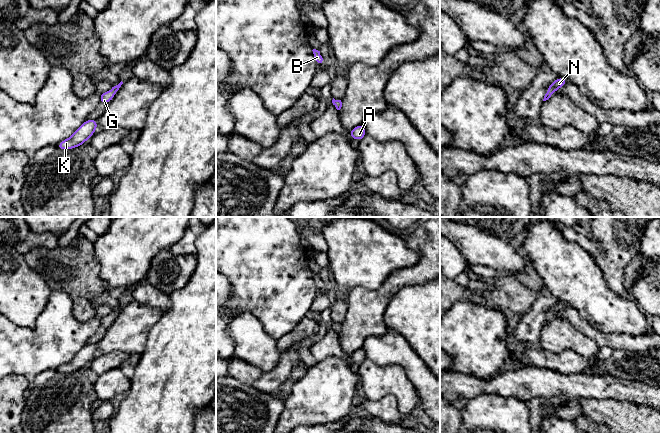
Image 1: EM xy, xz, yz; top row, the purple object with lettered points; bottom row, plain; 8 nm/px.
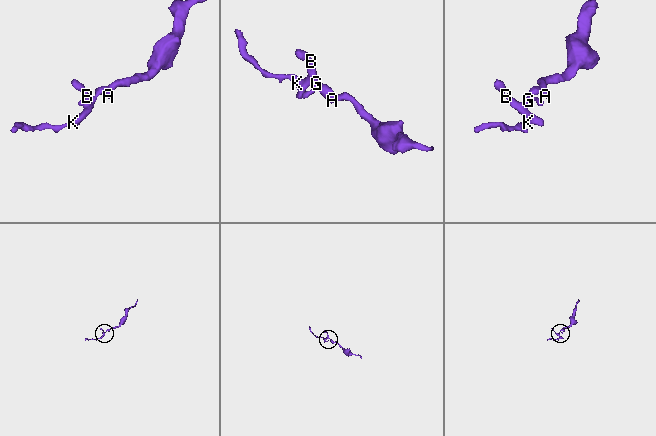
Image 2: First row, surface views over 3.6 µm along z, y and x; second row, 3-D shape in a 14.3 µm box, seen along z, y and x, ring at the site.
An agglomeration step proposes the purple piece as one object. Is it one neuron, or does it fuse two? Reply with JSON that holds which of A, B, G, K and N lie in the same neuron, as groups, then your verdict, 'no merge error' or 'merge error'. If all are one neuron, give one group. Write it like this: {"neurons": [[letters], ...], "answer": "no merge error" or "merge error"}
{"neurons": [["A", "B", "G", "K", "N"]], "answer": "no merge error"}

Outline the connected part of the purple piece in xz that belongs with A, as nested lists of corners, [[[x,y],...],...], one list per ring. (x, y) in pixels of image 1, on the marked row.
[[[361,124],[360,126],[355,127],[350,132],[350,137],[354,138],[356,140],[362,140],[363,137],[366,135],[364,124]]]

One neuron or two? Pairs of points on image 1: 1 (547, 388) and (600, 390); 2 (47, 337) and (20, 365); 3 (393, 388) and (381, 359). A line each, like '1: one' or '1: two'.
1: one
2: one
3: two

